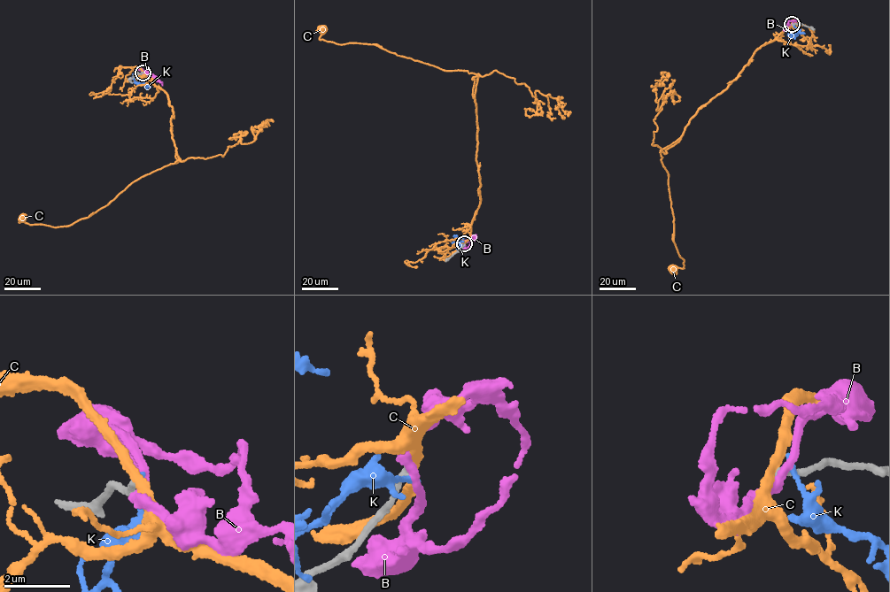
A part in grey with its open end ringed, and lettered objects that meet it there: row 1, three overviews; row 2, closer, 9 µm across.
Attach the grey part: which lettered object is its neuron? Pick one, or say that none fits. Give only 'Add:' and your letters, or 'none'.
Add: none

